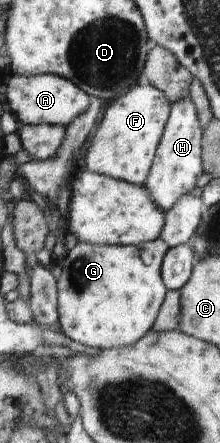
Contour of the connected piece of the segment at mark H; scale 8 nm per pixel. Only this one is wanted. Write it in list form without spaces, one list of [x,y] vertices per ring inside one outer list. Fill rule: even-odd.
[[[190,96],[171,102],[171,112],[164,128],[155,160],[144,184],[156,205],[170,210],[176,200],[196,187],[198,178],[204,173],[203,167],[203,127],[198,110]]]

